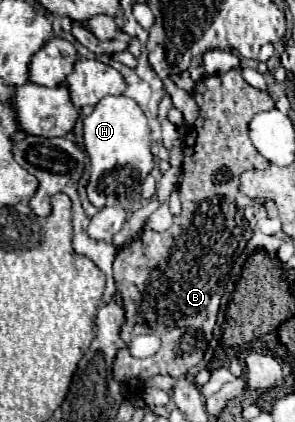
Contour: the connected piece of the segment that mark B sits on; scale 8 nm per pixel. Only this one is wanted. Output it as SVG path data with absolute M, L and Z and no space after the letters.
M238 69L198 81L194 99L200 115L184 137L184 181L178 187L182 213L164 233L142 231L140 247L136 247L136 241L124 245L114 261L116 295L120 295L120 305L126 311L120 331L122 339L130 343L136 335L152 333L162 341L160 351L146 359L134 359L128 349L116 353L112 373L126 399L140 395L140 389L130 383L166 373L180 379L180 375L186 375L190 367L202 361L232 269L232 255L238 249L240 237L248 241L256 227L252 199L240 193L238 181L244 171L266 169L270 165L254 149L248 137L248 123L256 113L272 109L274 101L268 93L250 87Z

